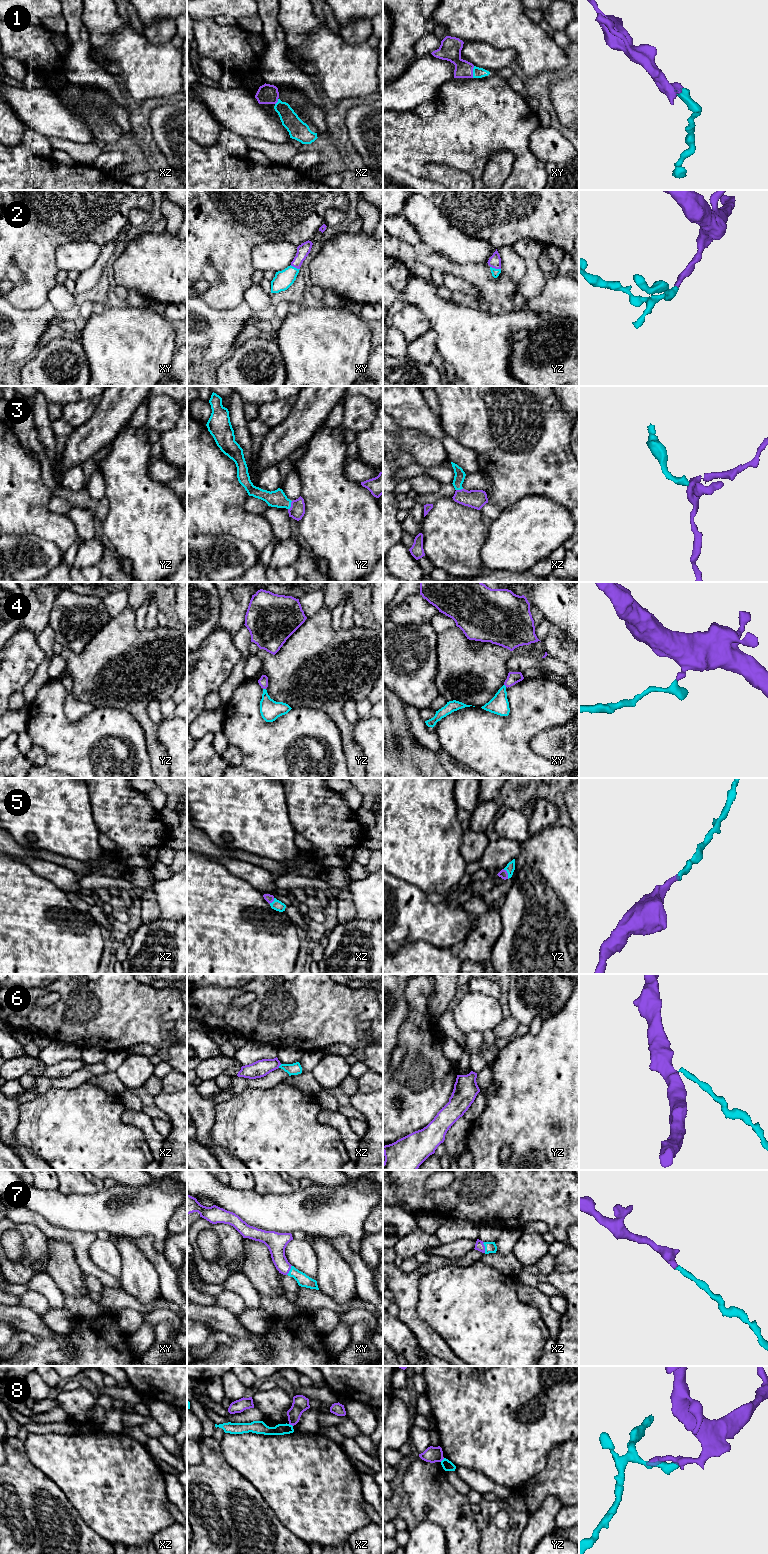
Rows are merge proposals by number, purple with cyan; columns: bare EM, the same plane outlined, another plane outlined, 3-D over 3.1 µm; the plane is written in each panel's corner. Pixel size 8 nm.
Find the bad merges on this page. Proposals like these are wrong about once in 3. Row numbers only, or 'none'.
6, 8

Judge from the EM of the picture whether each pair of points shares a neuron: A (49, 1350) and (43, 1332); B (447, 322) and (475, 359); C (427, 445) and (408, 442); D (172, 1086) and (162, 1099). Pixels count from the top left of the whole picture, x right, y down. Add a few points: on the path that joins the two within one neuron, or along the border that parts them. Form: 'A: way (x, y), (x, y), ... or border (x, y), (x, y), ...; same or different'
A: border (38, 1337), (54, 1338), (64, 1351); different
B: way (456, 331), (475, 350); same
C: way (422, 445), (413, 442); same
D: border (176, 1091), (162, 1093); different

